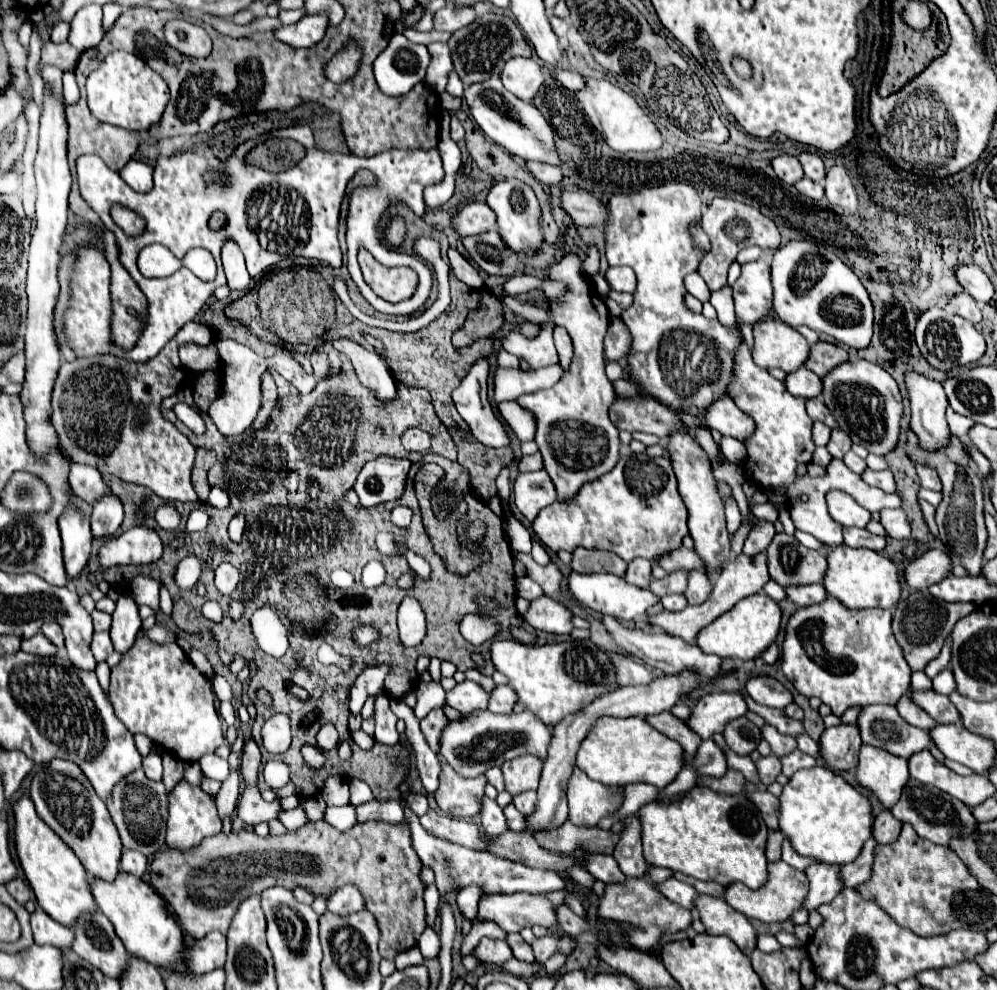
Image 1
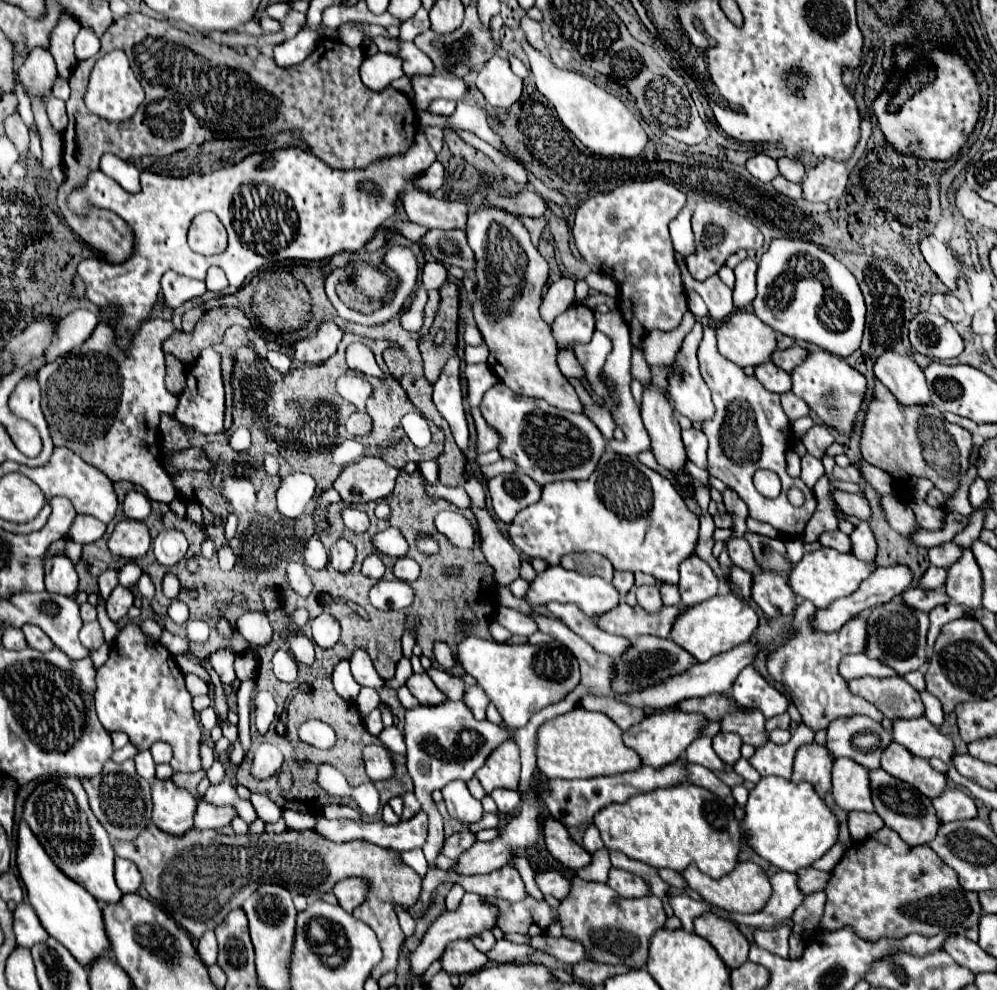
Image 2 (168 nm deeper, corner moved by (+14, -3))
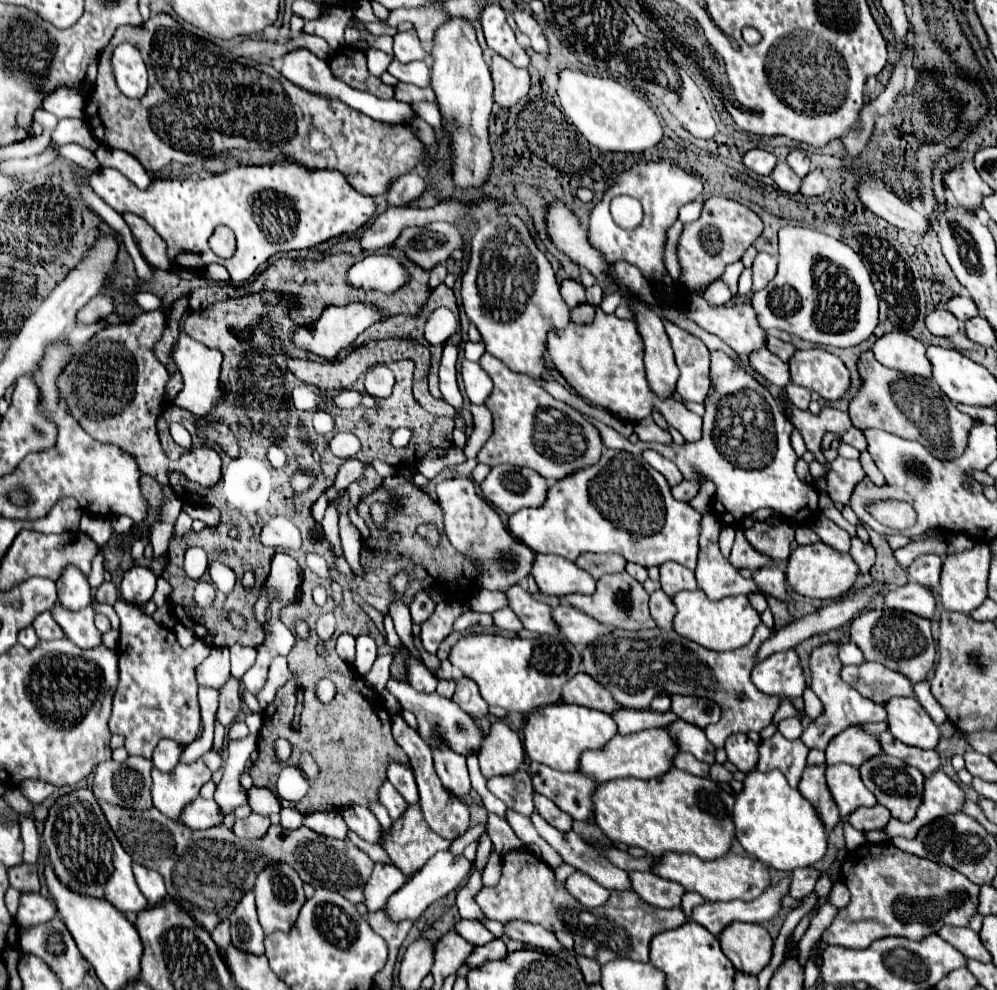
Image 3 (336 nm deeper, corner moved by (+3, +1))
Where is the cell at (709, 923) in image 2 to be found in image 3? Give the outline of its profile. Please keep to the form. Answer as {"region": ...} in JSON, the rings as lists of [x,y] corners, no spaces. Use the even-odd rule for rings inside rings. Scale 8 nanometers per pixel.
{"region":[[[729,923],[719,935],[719,943],[727,959],[739,971],[759,973],[771,959],[773,939],[761,925]]]}

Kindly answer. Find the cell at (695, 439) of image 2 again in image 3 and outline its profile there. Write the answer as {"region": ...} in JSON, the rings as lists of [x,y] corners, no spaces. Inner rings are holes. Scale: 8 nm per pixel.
{"region":[[[597,309],[595,321],[591,325],[579,327],[569,323],[563,331],[551,331],[547,337],[547,353],[565,379],[573,385],[573,389],[591,405],[603,407],[629,423],[641,421],[651,413],[651,407],[657,407],[669,425],[685,437],[685,441],[699,441],[703,433],[701,417],[691,413],[681,399],[661,401],[651,393],[645,377],[645,347],[643,339],[639,337],[641,335],[637,333],[633,321],[605,315],[601,309]]]}

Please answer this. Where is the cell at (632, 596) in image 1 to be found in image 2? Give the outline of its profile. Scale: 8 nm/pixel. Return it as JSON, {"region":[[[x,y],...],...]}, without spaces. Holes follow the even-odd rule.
{"region":[[[562,565],[556,567],[548,567],[546,571],[538,573],[534,577],[534,581],[530,581],[530,589],[524,595],[526,603],[530,605],[546,605],[550,601],[558,601],[558,603],[574,603],[578,605],[588,617],[598,617],[600,613],[606,613],[610,609],[614,609],[620,601],[618,591],[614,589],[612,583],[606,583],[600,577],[584,577],[576,571],[568,571]]]}

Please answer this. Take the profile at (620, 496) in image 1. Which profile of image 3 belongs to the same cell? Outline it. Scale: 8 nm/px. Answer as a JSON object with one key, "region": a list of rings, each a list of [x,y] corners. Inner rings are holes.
{"region":[[[607,449],[597,465],[571,473],[561,481],[553,481],[547,493],[547,501],[539,509],[523,509],[509,517],[509,531],[535,553],[555,553],[567,561],[575,561],[581,553],[619,553],[627,561],[639,563],[645,569],[675,561],[687,569],[695,569],[699,551],[703,515],[685,501],[677,501],[671,495],[667,479],[655,471],[643,457],[635,457],[627,451]]]}

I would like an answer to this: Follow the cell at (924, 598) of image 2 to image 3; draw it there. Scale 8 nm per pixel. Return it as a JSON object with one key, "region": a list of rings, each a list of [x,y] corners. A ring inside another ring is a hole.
{"region":[[[907,583],[903,587],[891,589],[885,595],[885,605],[901,611],[911,611],[923,617],[933,617],[935,613],[935,597],[929,589],[917,585],[917,583]]]}

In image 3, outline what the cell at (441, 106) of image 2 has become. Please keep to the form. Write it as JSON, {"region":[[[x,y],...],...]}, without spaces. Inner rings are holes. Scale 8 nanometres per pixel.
{"region":[[[423,101],[423,103],[415,103],[411,107],[415,109],[415,115],[419,115],[421,119],[425,119],[431,127],[435,127],[435,129],[441,129],[443,127],[445,119],[441,115],[441,109],[439,109],[439,103],[437,101],[433,101],[433,103]]]}

